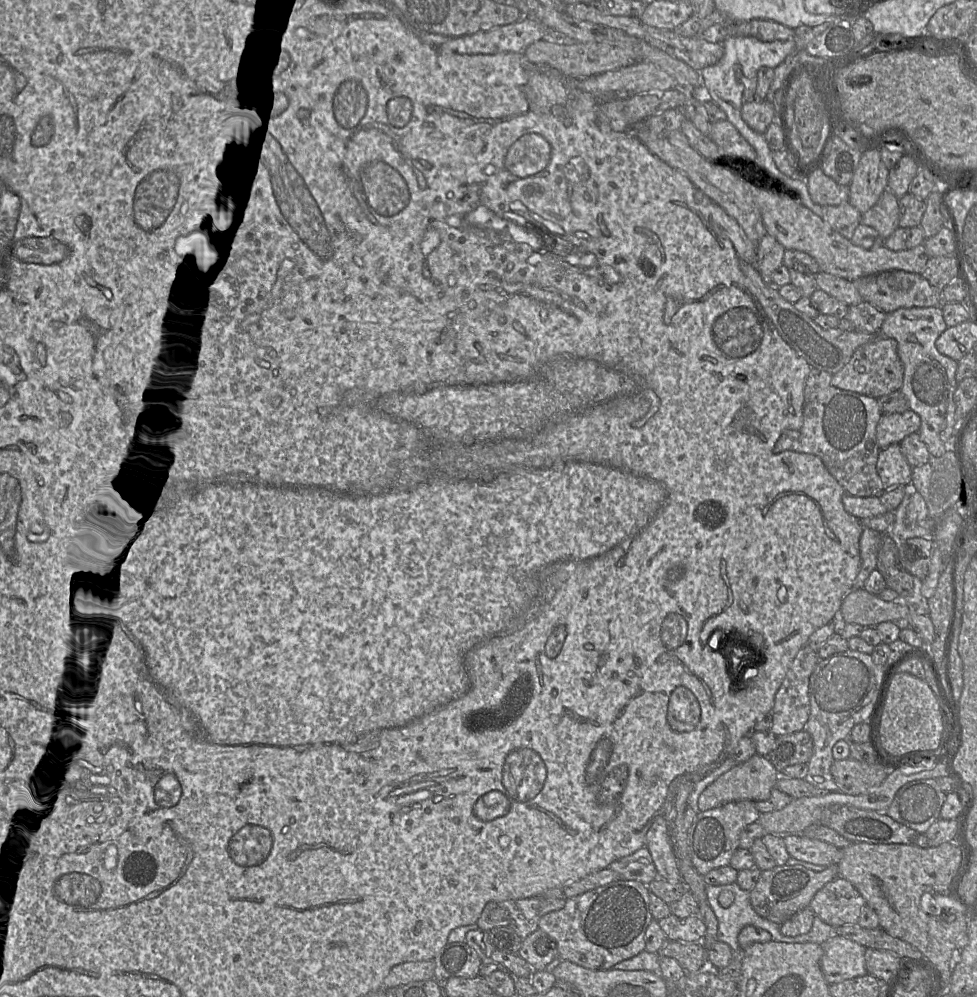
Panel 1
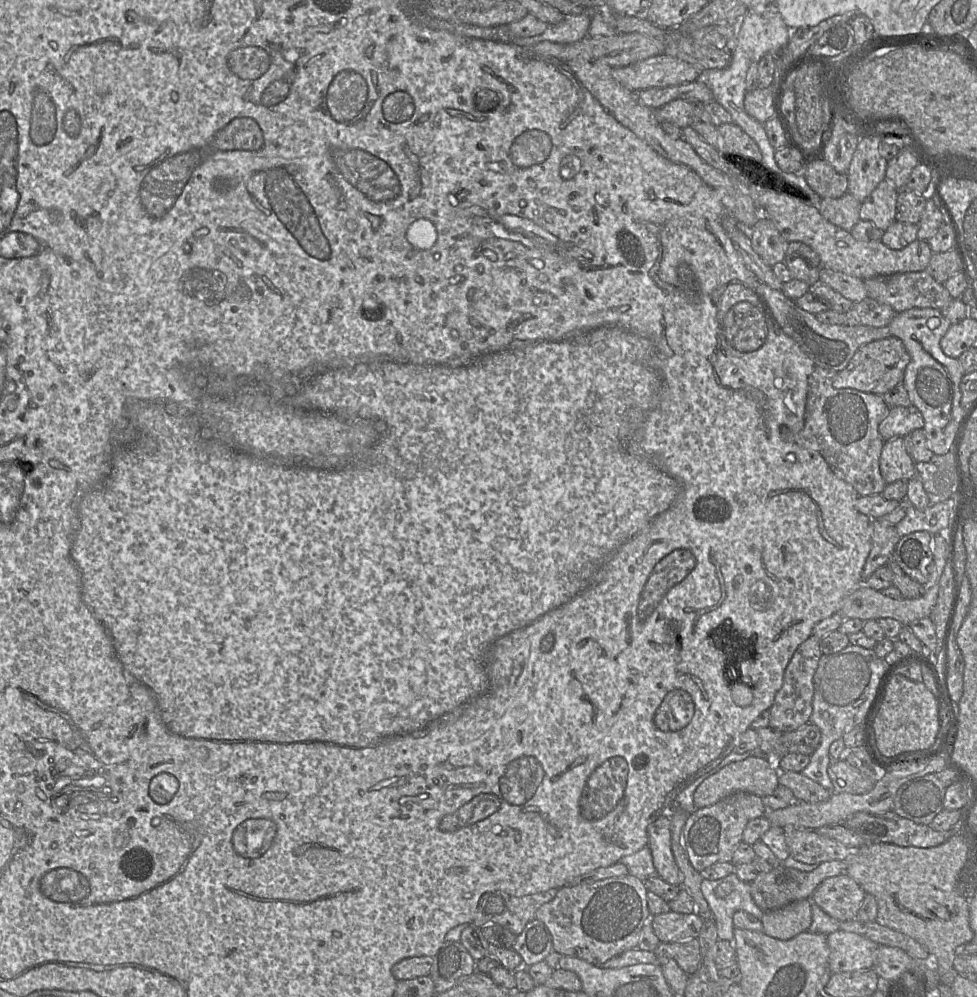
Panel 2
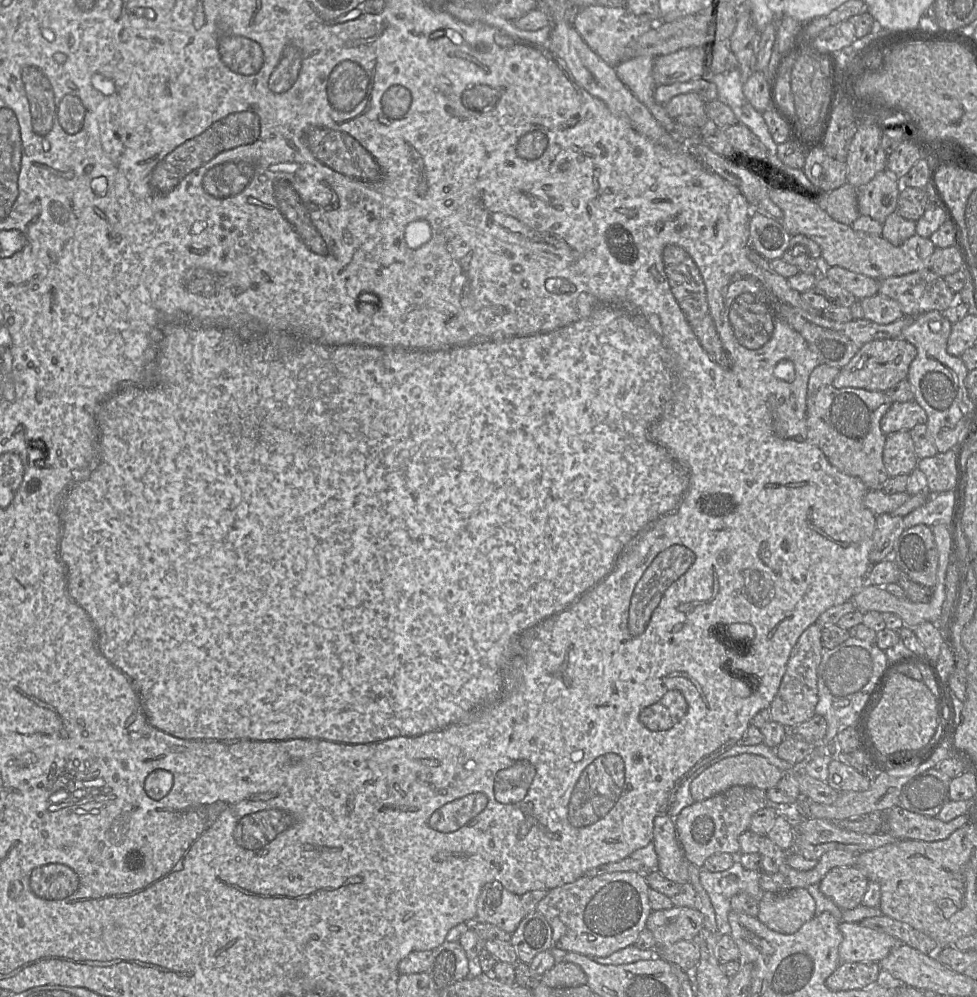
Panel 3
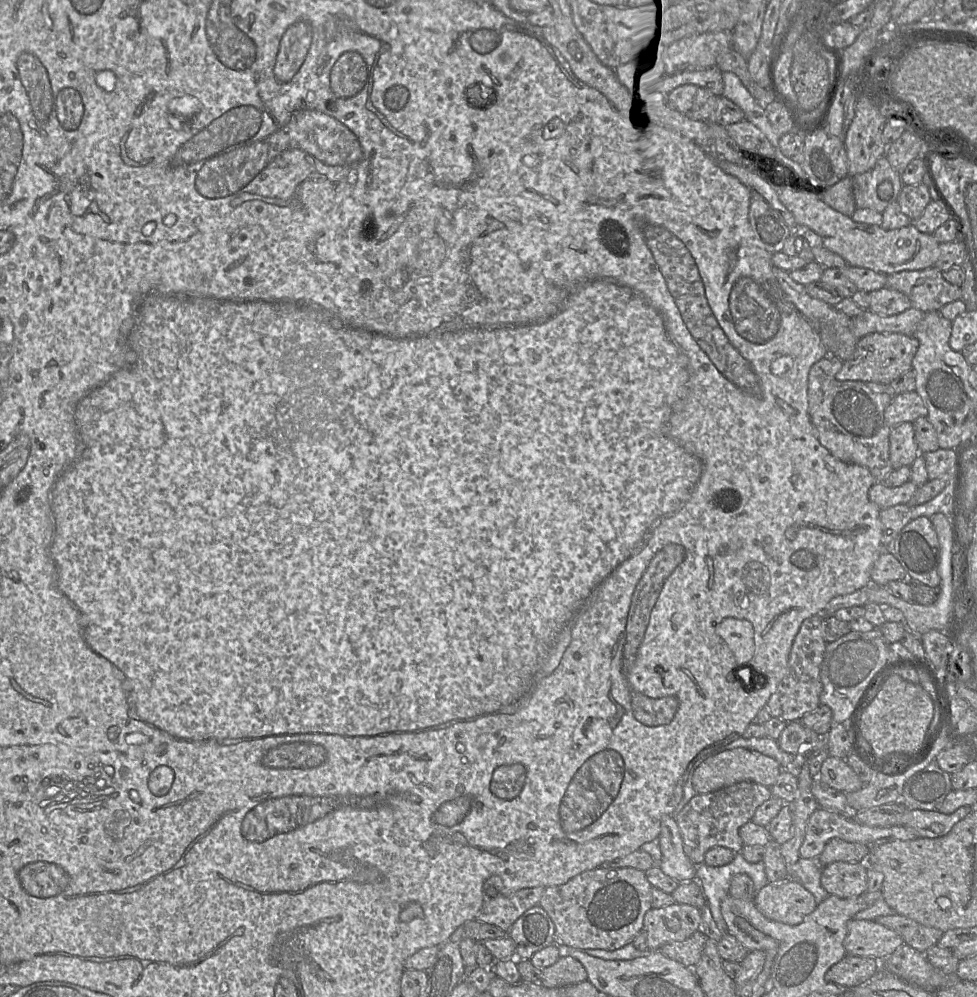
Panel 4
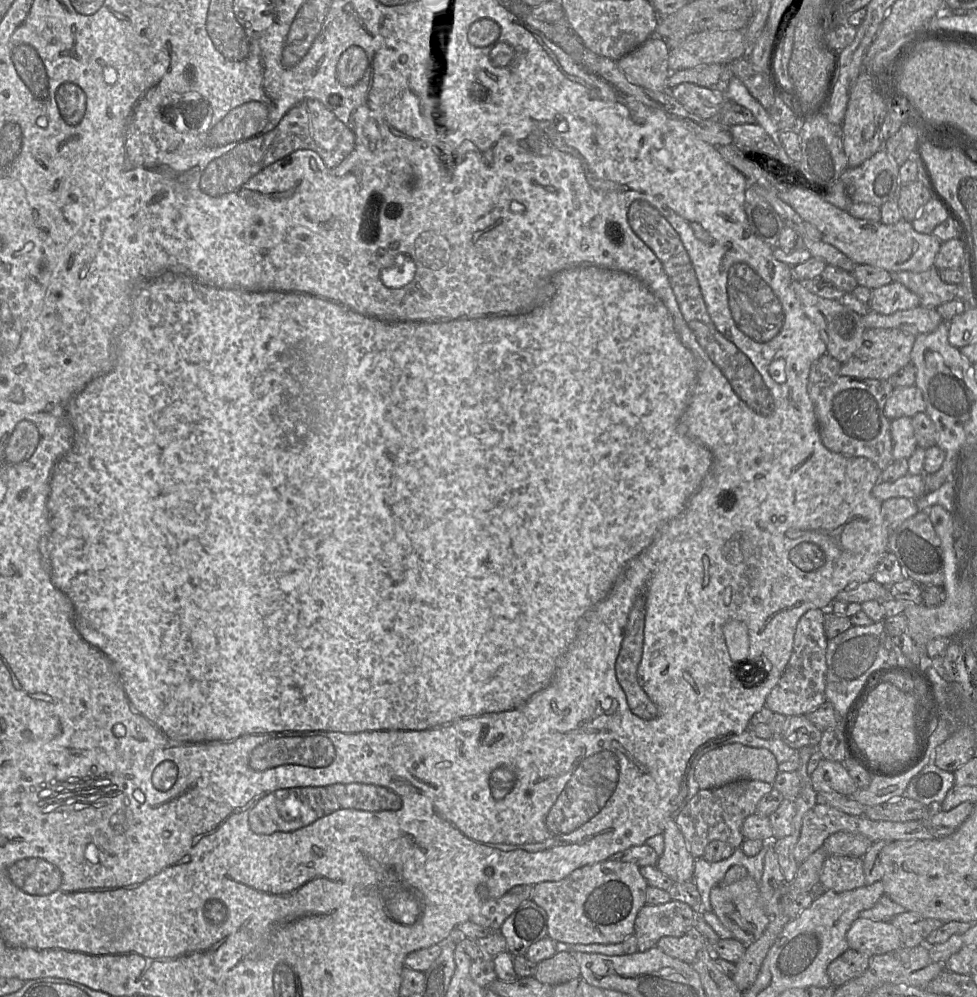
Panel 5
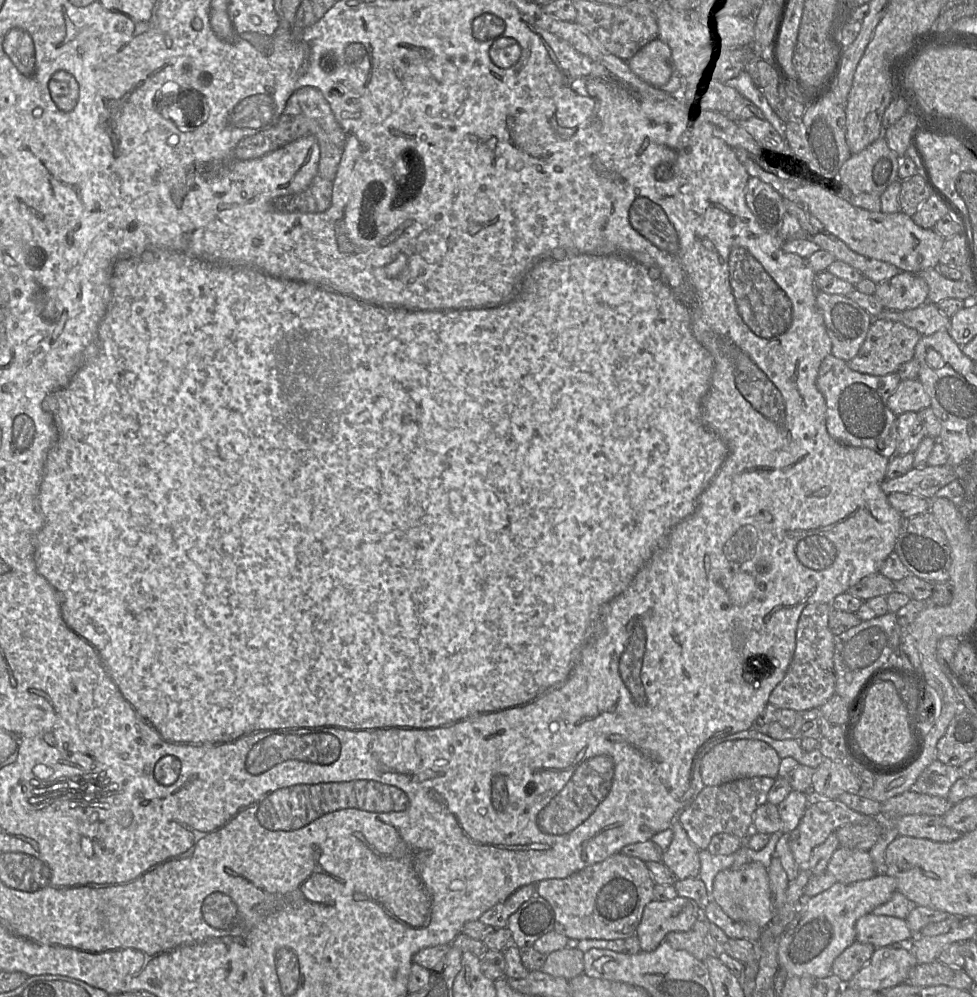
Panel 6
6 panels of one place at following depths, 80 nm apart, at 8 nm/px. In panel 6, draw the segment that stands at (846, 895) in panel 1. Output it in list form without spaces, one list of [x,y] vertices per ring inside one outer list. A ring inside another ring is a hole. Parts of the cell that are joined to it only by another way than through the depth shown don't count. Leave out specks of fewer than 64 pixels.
[[[839,847],[827,865],[837,882],[850,884],[875,876],[876,868],[868,851]]]

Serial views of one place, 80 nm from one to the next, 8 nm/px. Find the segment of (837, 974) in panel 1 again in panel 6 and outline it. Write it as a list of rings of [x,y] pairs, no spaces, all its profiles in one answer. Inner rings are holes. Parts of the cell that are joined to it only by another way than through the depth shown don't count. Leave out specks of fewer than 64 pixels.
[[[872,913],[856,921],[855,932],[857,941],[871,944],[875,949],[906,945],[915,937],[905,919]]]

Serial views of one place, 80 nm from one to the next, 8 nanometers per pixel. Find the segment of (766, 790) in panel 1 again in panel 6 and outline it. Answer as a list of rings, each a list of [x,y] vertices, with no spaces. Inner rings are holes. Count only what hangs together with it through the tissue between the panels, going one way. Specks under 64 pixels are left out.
[[[755,739],[723,741],[713,745],[701,757],[699,770],[705,786],[718,786],[735,780],[753,777],[778,777],[781,758],[769,744]]]

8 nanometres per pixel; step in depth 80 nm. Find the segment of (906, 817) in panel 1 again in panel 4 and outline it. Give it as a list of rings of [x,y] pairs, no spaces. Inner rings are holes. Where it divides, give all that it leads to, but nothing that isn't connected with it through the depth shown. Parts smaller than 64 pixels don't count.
[[[933,761],[905,782],[899,802],[908,810],[938,811],[952,790],[951,775]]]

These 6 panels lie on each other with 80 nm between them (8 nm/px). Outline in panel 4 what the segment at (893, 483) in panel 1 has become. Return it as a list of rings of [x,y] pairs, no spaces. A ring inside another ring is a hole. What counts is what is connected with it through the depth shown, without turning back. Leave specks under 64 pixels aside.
[[[903,422],[891,427],[889,442],[890,463],[893,469],[911,466],[920,454],[911,422]]]

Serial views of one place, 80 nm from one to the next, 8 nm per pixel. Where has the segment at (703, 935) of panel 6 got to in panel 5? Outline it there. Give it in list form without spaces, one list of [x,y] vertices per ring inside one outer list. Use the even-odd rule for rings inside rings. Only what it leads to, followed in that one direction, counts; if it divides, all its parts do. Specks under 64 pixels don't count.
[[[693,927],[681,937],[662,937],[657,947],[668,956],[692,965],[698,953],[709,946],[707,939],[696,927]]]

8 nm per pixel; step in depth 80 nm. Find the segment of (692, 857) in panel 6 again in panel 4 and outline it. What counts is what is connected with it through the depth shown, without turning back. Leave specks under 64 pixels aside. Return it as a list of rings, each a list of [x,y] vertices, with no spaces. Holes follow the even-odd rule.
[[[664,816],[658,836],[662,858],[658,864],[664,874],[679,883],[695,880],[696,866],[686,855],[674,816]]]

